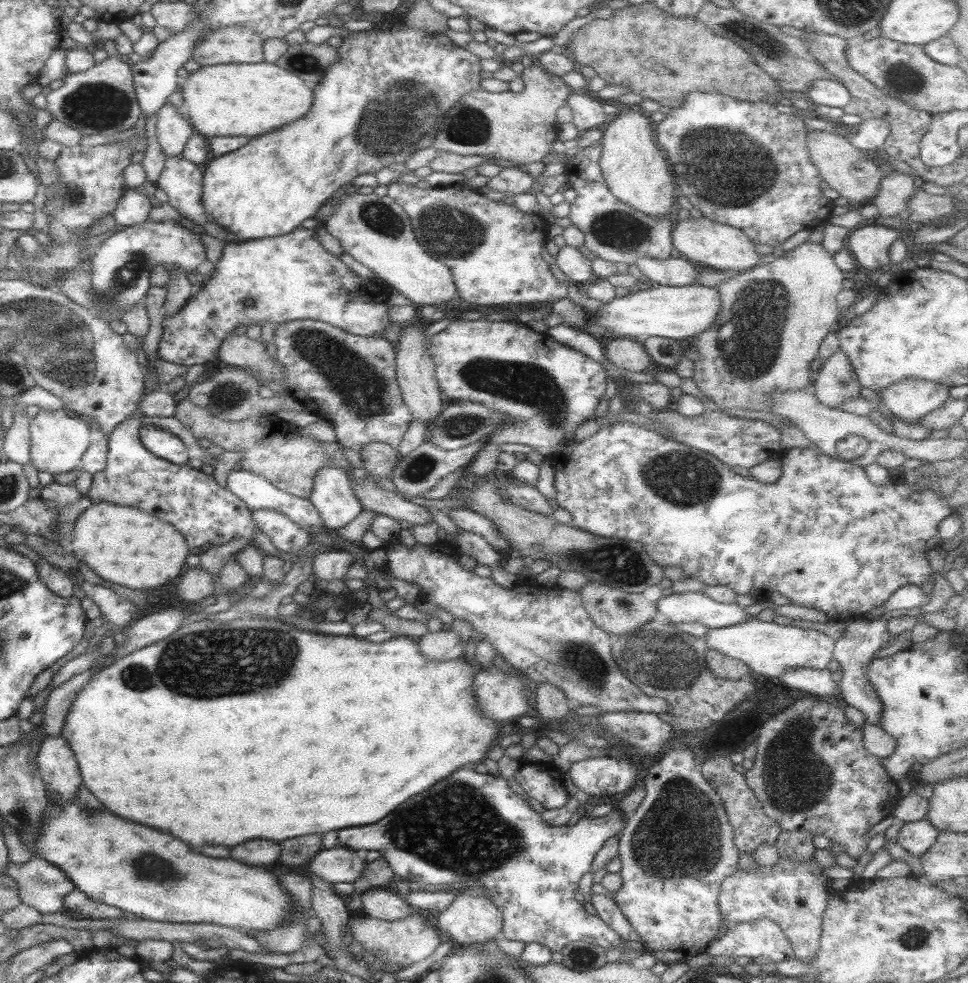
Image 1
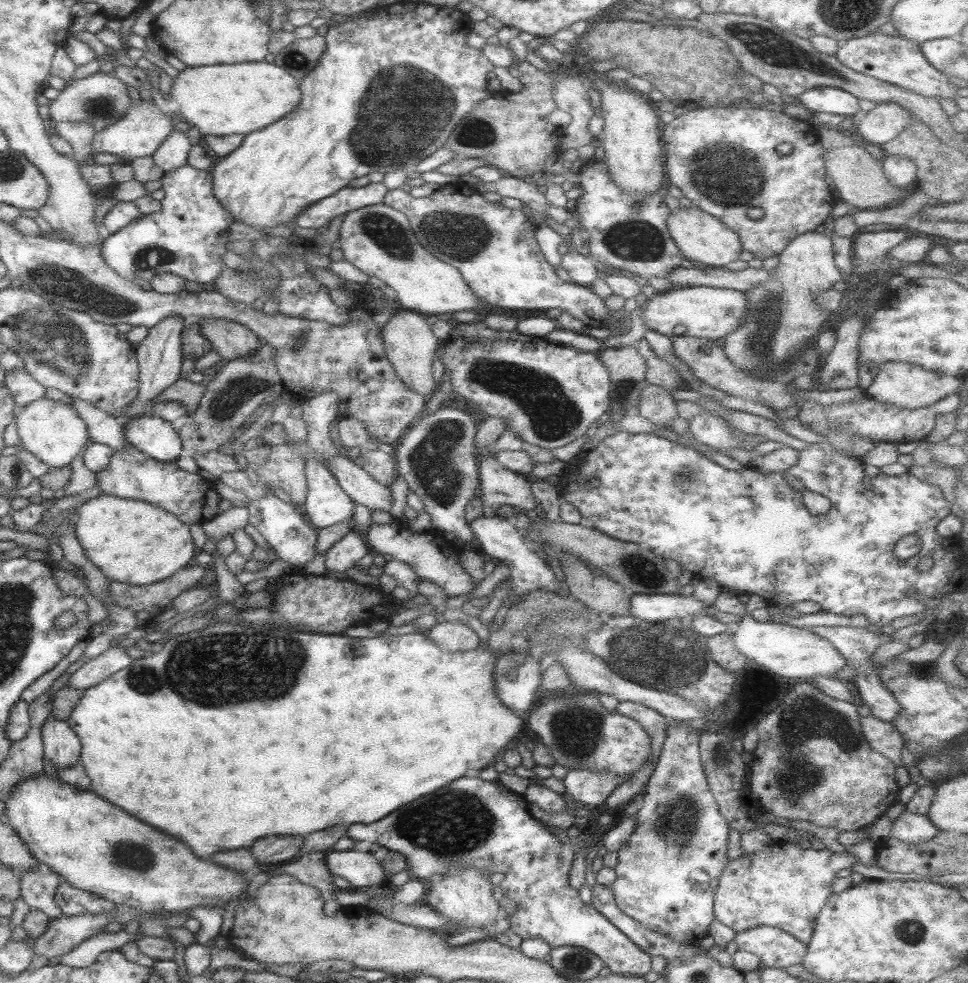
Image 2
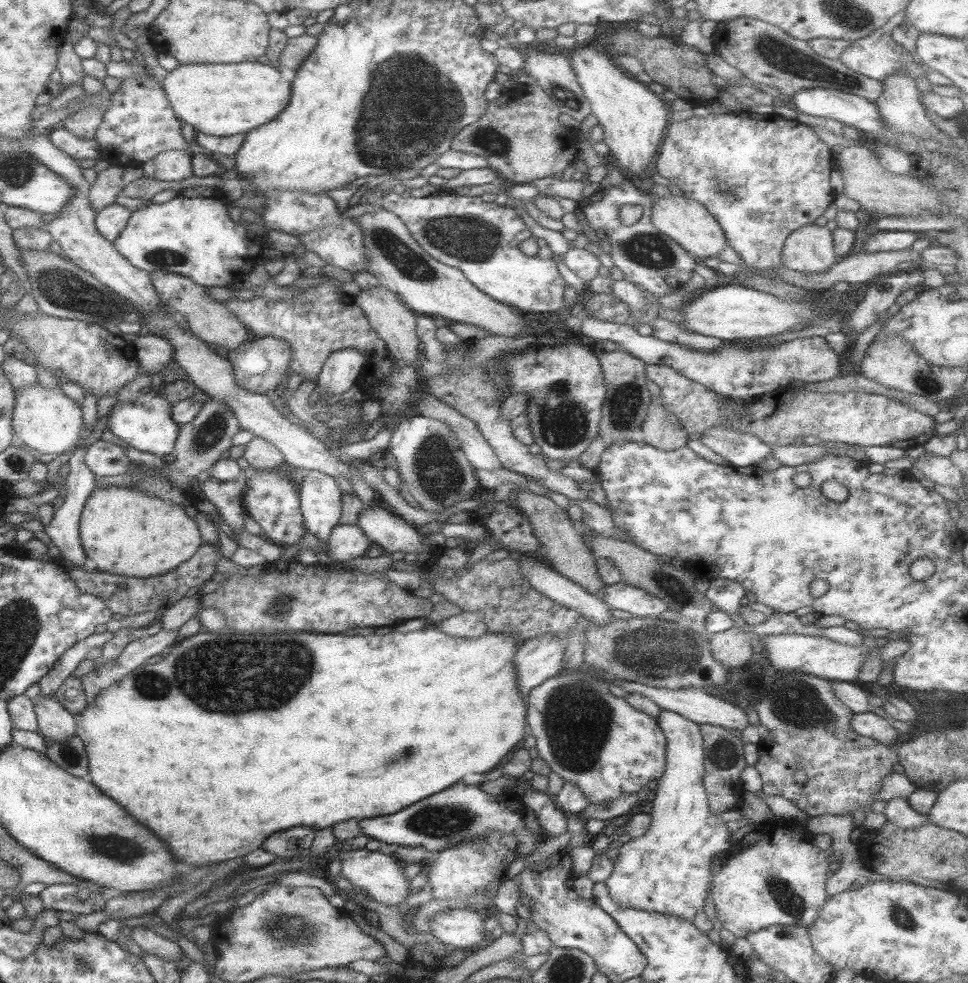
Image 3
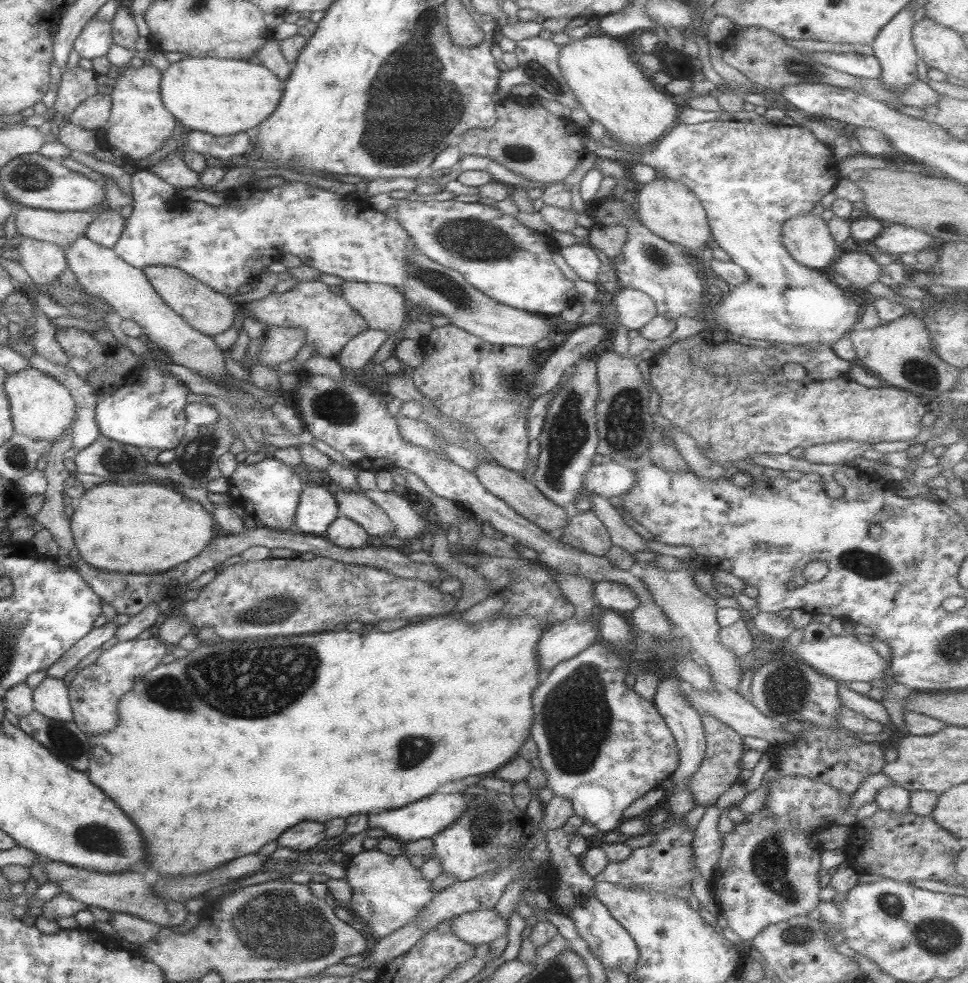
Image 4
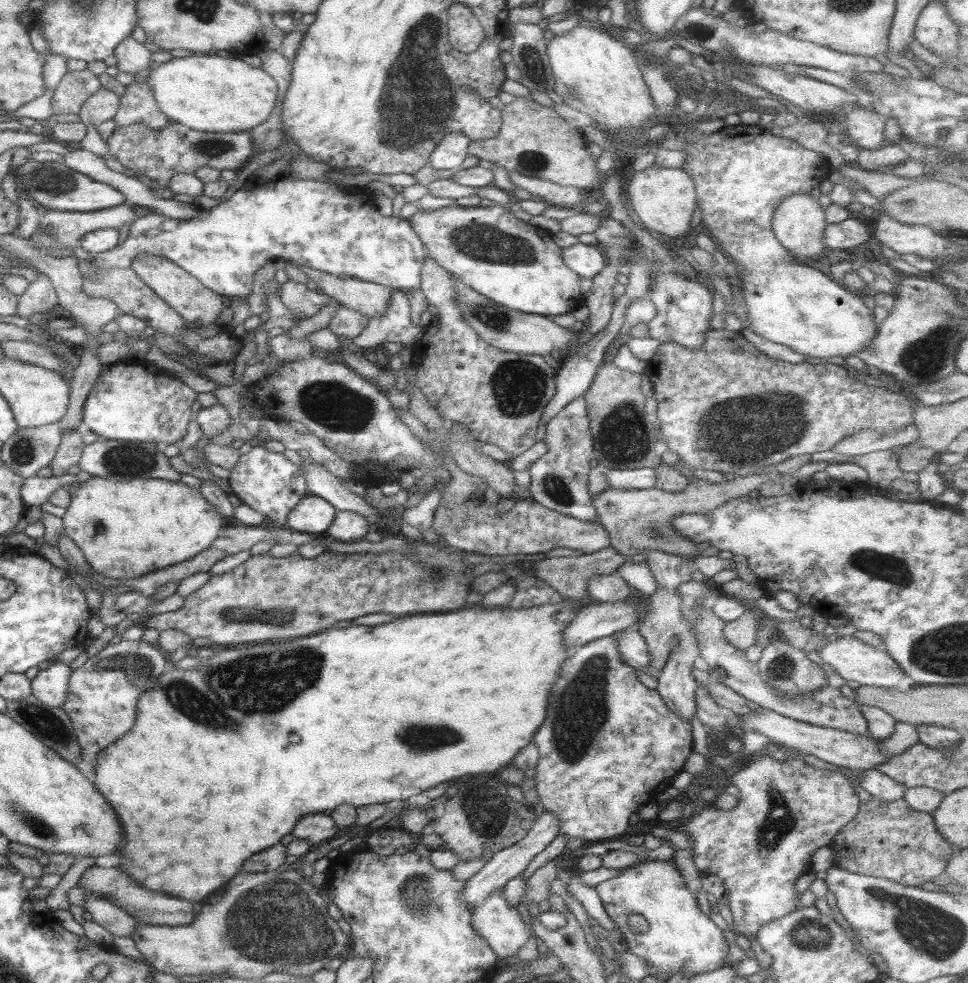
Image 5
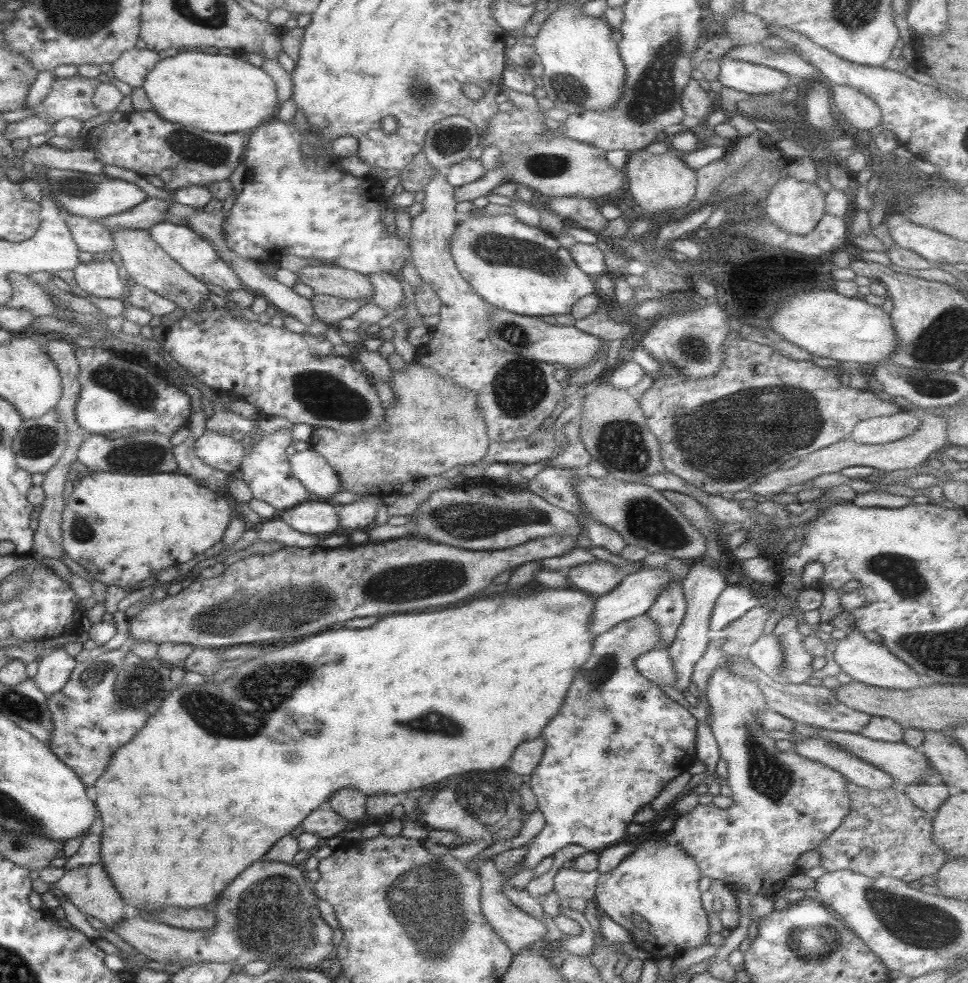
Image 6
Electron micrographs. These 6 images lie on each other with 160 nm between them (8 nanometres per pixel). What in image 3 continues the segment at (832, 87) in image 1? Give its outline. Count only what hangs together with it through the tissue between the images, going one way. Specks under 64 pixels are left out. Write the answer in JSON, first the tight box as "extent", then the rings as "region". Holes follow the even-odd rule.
{"extent":[792,88,885,134],"region":[[[808,88],[792,95],[797,113],[818,116],[853,126],[861,132],[885,134],[876,106],[860,96],[827,88]]]}

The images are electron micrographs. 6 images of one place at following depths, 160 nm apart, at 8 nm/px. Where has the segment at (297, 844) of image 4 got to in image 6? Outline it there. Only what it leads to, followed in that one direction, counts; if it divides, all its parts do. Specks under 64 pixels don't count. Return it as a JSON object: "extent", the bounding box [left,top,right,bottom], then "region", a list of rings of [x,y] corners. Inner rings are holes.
{"extent":[300,806,347,839],"region":[[[320,806],[312,810],[300,822],[302,832],[327,839],[341,832],[346,824],[347,820],[341,818],[341,816],[333,812],[328,806]]]}

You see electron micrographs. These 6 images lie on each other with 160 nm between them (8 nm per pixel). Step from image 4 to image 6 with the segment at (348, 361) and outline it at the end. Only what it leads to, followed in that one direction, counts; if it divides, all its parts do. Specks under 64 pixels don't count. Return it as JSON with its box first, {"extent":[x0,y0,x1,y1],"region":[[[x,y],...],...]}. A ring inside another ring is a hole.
{"extent":[367,273,404,315],"region":[[[389,273],[367,275],[367,280],[373,288],[373,296],[370,302],[379,307],[381,311],[385,311],[387,315],[391,315],[404,298],[402,284],[398,282],[394,275]]]}

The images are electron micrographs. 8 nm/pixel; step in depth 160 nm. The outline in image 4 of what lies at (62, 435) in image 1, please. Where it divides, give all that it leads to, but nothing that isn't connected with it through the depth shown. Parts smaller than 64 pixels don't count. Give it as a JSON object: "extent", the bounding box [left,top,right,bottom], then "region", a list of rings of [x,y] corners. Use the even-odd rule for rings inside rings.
{"extent":[3,367,76,444],"region":[[[31,367],[9,375],[5,374],[3,390],[9,403],[13,433],[31,440],[46,440],[52,444],[64,434],[66,428],[70,428],[76,405],[67,388],[49,375]]]}

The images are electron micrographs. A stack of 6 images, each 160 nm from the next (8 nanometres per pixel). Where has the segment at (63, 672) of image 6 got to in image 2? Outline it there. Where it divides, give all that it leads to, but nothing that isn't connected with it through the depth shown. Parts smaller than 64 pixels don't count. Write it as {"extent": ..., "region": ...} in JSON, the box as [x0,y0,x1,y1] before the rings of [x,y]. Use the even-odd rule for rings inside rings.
{"extent":[40,716,80,770],"region":[[[49,716],[40,729],[42,756],[57,770],[73,767],[80,758],[80,743],[65,721]]]}

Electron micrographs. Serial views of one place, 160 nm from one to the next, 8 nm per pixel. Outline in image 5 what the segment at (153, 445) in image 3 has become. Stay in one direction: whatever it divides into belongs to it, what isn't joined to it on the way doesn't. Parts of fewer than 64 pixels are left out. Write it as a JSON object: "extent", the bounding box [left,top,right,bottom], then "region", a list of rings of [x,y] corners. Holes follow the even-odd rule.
{"extent":[81,362,197,444],"region":[[[135,362],[102,365],[81,411],[81,425],[98,437],[130,443],[177,444],[193,418],[191,404],[197,394],[179,379],[149,372]]]}

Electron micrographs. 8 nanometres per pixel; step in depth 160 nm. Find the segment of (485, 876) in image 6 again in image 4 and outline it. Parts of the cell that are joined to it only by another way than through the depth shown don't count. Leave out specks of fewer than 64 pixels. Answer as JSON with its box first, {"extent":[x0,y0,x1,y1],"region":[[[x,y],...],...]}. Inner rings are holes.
{"extent":[448,907,506,947],"region":[[[492,907],[489,910],[458,914],[448,920],[448,927],[457,940],[476,947],[504,936],[506,922]]]}

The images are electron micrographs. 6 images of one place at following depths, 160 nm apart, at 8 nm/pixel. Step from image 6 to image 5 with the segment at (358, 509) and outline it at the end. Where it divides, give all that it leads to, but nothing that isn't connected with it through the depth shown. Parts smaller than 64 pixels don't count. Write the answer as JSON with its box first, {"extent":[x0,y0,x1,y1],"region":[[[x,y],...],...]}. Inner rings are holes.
{"extent":[324,511,372,542],"region":[[[336,511],[324,536],[333,541],[353,542],[362,539],[365,533],[370,530],[372,530],[372,527],[358,514]]]}

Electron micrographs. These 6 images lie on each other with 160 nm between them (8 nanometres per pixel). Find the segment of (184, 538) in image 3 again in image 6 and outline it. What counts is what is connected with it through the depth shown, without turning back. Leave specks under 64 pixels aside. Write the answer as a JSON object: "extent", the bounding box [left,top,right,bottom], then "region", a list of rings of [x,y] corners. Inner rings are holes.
{"extent":[60,472,233,588],"region":[[[91,472],[85,474],[81,478],[74,481],[72,486],[72,492],[65,500],[63,510],[60,517],[60,545],[69,557],[69,560],[77,562],[81,568],[87,570],[87,574],[91,579],[96,580],[105,586],[120,586],[121,588],[129,587],[131,584],[139,583],[142,580],[147,580],[155,576],[160,570],[166,569],[168,566],[178,565],[191,558],[195,558],[195,555],[205,552],[208,548],[211,548],[216,542],[221,540],[223,533],[225,533],[227,524],[229,524],[231,518],[231,511],[233,509],[232,501],[227,495],[219,495],[207,490],[203,486],[183,474],[161,472],[147,474],[147,476],[133,476],[133,474],[119,474],[115,472]]]}

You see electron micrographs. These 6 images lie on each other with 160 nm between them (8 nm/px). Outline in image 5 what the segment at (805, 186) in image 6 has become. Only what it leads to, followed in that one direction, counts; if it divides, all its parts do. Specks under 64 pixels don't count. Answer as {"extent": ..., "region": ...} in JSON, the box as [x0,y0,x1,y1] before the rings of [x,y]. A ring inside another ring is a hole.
{"extent":[771,194,826,258],"region":[[[790,194],[775,208],[771,219],[771,232],[773,237],[783,246],[791,256],[803,258],[819,258],[826,248],[823,248],[823,231],[826,222],[824,209],[809,194]]]}

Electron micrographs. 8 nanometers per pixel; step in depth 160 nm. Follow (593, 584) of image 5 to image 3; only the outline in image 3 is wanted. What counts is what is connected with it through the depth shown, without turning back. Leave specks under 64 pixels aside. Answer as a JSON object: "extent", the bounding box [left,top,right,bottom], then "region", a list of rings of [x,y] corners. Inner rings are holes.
{"extent":[601,582,668,618],"region":[[[623,582],[604,585],[601,599],[609,608],[629,612],[635,618],[659,617],[661,612],[668,610],[668,604],[660,598]]]}

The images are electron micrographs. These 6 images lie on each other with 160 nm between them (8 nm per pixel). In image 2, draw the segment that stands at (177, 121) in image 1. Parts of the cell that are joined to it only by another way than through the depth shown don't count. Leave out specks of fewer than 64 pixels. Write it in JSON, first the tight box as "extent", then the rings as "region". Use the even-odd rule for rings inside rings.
{"extent":[150,129,191,172],"region":[[[171,129],[161,144],[150,154],[150,157],[155,166],[167,172],[186,164],[186,156],[190,148],[191,144],[187,135]]]}

